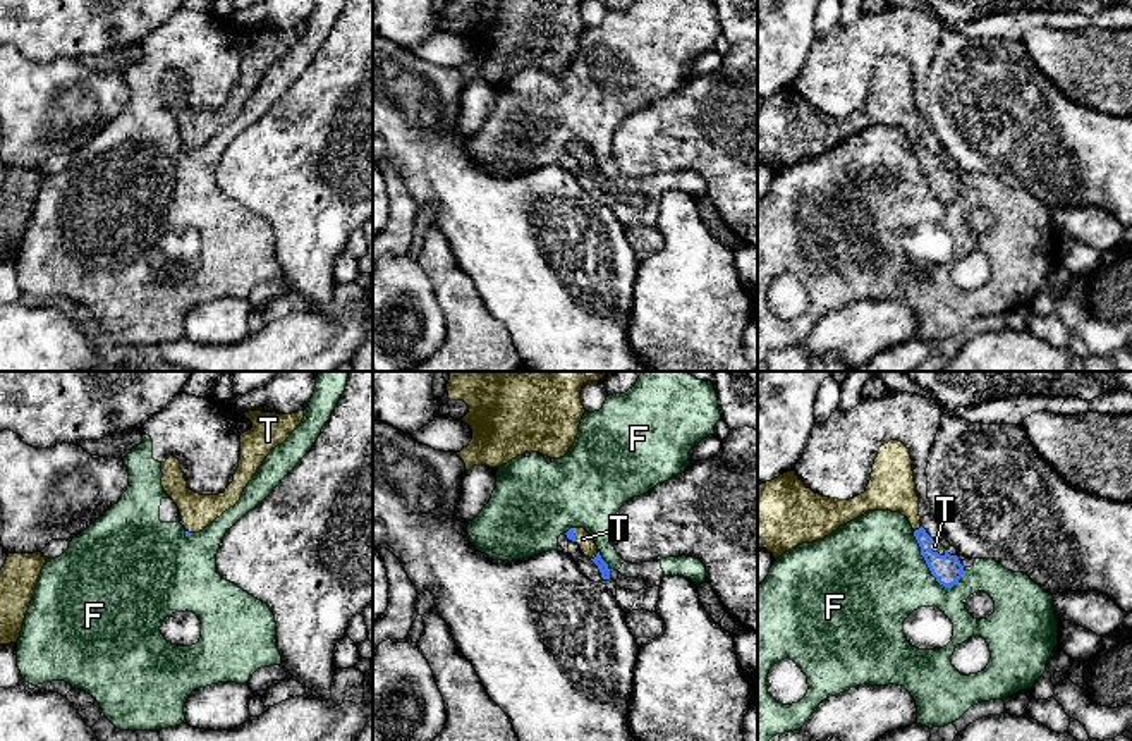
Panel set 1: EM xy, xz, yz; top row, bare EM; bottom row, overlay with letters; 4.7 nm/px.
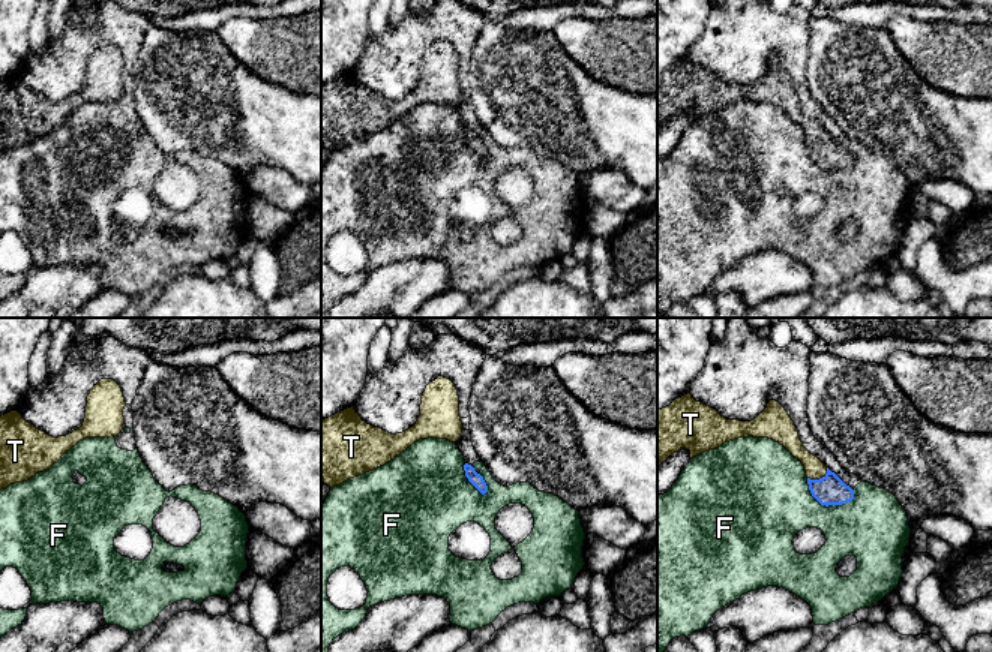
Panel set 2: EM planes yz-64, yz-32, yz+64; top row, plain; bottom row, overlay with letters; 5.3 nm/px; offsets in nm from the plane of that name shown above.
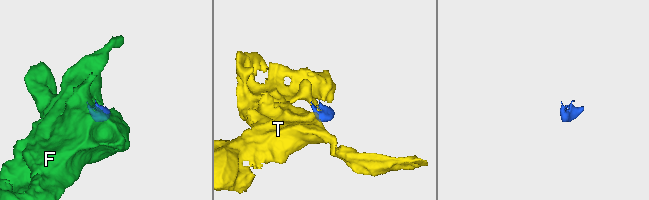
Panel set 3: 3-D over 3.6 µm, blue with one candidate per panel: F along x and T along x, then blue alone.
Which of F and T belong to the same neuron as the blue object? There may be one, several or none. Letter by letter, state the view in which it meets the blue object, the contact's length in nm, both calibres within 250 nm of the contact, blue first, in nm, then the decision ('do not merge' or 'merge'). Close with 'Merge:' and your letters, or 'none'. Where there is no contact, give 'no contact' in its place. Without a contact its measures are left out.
F: yz | 320 nm | 140/460 nm | do not merge
T: xz | 50 nm | 50/80 nm | merge
Merge: T

